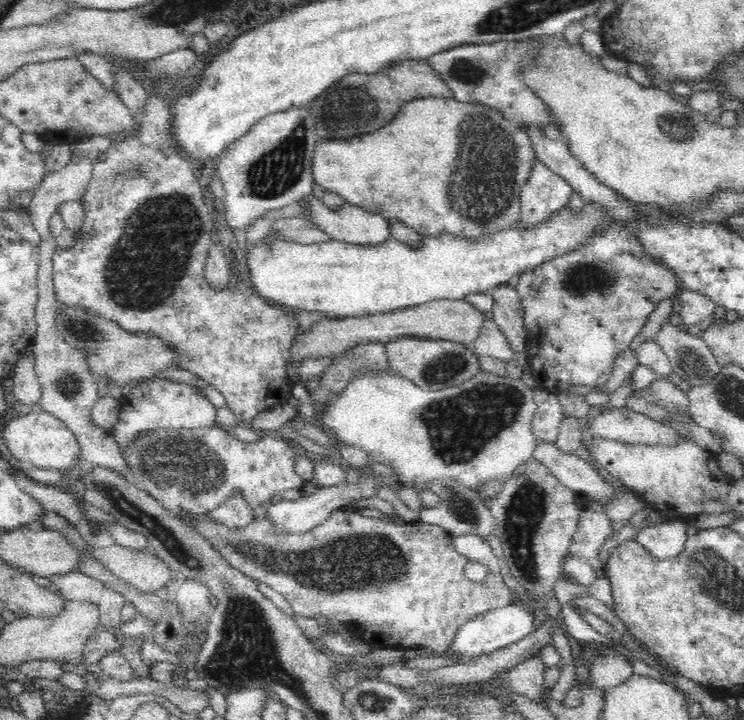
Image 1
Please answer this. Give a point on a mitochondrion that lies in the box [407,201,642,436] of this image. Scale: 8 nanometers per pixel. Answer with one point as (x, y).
(592, 277)

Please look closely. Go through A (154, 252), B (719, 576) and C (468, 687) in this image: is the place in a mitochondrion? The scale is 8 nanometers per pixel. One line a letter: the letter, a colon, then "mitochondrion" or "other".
A: mitochondrion
B: mitochondrion
C: other

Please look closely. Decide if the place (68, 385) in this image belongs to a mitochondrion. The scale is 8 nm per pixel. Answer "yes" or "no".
yes

